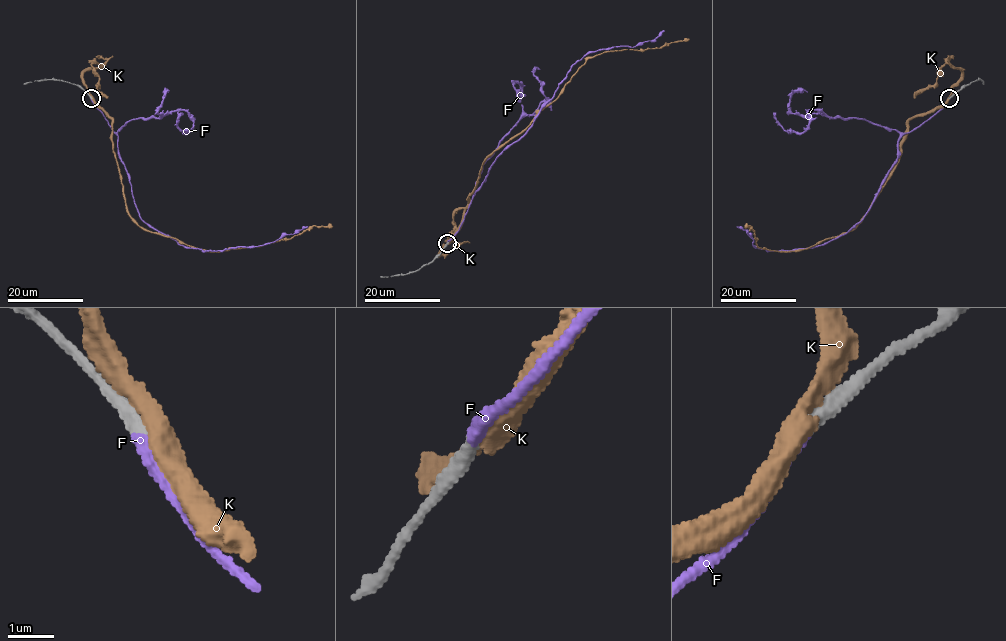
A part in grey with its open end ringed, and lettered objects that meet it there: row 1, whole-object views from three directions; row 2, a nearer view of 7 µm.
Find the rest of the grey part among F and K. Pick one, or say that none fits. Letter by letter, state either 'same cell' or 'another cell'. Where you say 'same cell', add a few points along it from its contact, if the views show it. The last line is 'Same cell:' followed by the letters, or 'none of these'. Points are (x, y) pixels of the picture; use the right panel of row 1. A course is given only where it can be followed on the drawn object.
F: same cell; course (949, 98), (900, 137), (898, 157), (864, 219), (839, 236), (822, 245), (779, 251), (753, 246), (736, 226)
K: another cell
Same cell: F

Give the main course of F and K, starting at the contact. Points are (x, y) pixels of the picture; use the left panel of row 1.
F: (91, 98), (117, 137), (118, 157), (128, 172), (141, 219), (179, 245), (211, 251), (265, 245), (307, 226)
K: (90, 96), (112, 121), (113, 153), (126, 210), (140, 226), (214, 251), (290, 239), (314, 225), (332, 226)

